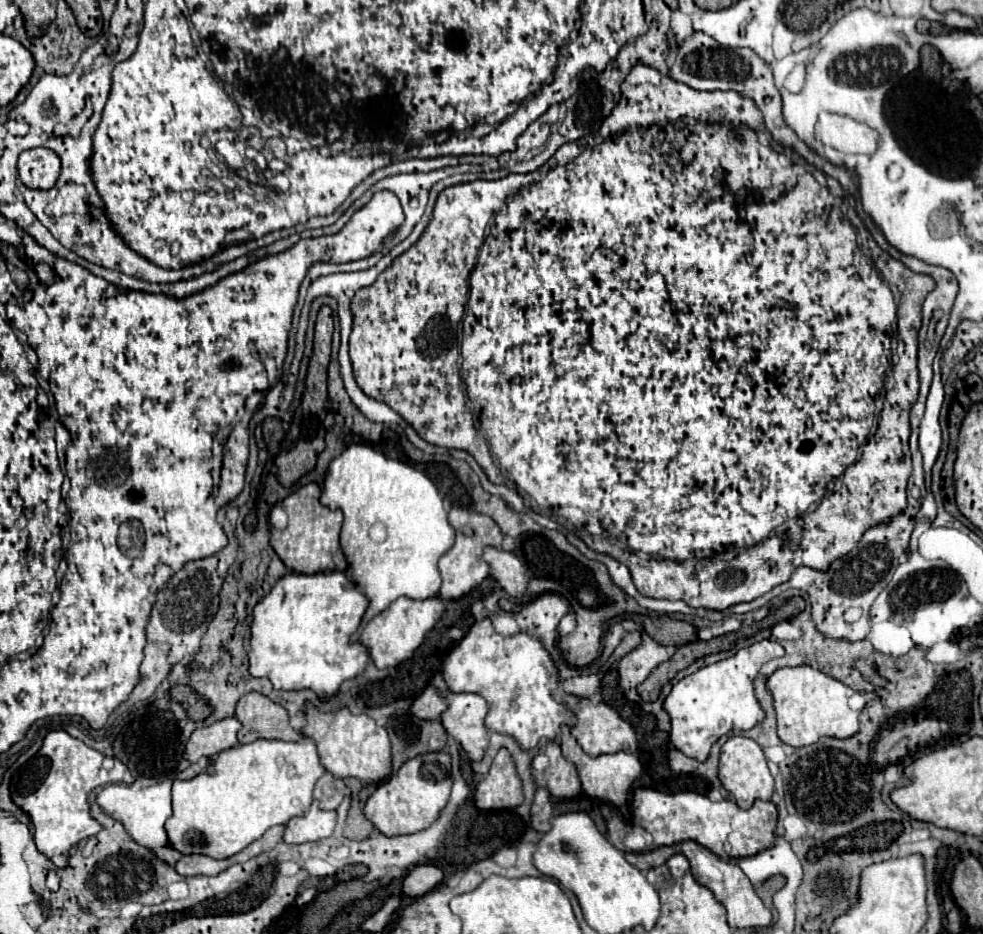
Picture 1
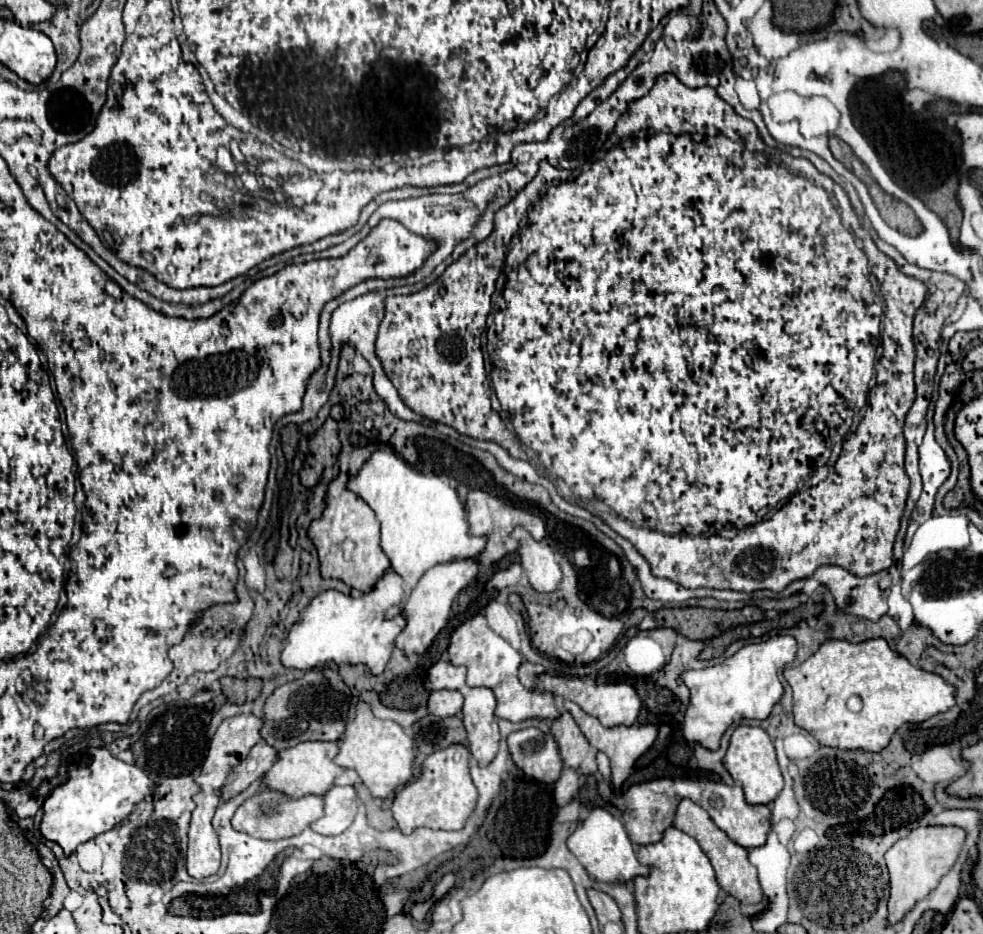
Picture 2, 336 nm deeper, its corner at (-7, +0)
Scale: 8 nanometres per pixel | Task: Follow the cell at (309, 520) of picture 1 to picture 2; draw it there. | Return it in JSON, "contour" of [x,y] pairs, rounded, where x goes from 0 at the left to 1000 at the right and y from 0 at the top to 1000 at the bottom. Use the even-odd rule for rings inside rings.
{"contour":[[[346,506],[334,521],[334,532],[332,532],[332,547],[323,558],[317,558],[313,566],[313,575],[323,588],[326,596],[326,611],[330,620],[346,620],[354,628],[364,631],[368,635],[374,635],[380,631],[383,622],[393,613],[397,607],[397,599],[391,594],[387,588],[387,560],[380,551],[380,547],[374,543],[374,539],[358,528],[354,521],[354,506]],[[356,577],[360,579],[360,590],[356,594],[350,592],[350,579]]]}

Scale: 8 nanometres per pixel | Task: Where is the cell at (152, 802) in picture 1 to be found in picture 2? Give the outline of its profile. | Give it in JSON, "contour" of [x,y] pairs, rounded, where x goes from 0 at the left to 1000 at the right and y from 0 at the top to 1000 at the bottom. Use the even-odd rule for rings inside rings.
{"contour":[[[269,791],[264,796],[260,796],[256,800],[256,804],[252,806],[252,813],[248,813],[240,821],[242,834],[238,838],[230,838],[226,853],[232,855],[232,851],[240,851],[240,847],[248,847],[256,836],[260,836],[271,825],[275,825],[275,821],[281,817],[281,813],[283,813],[283,804],[279,800],[275,800]]]}

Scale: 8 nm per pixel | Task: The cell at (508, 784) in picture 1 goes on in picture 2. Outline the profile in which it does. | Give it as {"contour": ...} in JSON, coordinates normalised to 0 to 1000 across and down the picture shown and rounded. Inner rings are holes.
{"contour":[[[535,778],[523,783],[517,789],[517,800],[523,817],[537,830],[553,838],[566,838],[574,817],[568,796],[562,785],[553,785],[547,778]]]}

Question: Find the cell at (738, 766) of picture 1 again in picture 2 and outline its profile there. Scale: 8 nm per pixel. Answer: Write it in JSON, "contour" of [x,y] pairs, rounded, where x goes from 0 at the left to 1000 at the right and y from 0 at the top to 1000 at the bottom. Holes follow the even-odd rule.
{"contour":[[[751,776],[743,789],[743,798],[737,810],[737,821],[741,828],[751,836],[757,845],[759,858],[763,862],[779,862],[791,853],[791,849],[798,843],[798,834],[793,830],[793,821],[789,815],[789,804],[787,798],[781,789],[781,785],[773,778],[761,778],[761,776]]]}

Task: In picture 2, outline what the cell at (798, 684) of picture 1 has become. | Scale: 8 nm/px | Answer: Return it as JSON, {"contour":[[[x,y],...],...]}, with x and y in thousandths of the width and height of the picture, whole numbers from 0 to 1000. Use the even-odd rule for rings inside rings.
{"contour":[[[883,684],[877,688],[840,686],[816,712],[800,714],[798,725],[808,740],[810,776],[826,785],[834,793],[834,798],[863,802],[863,804],[877,802],[877,804],[893,806],[905,796],[911,781],[916,781],[920,774],[938,774],[954,763],[964,761],[973,753],[970,733],[962,731],[962,727],[958,727],[954,721],[946,721],[930,714],[920,701],[907,697],[901,684]],[[867,744],[873,744],[877,748],[877,759],[871,763],[861,757],[861,751]]]}

